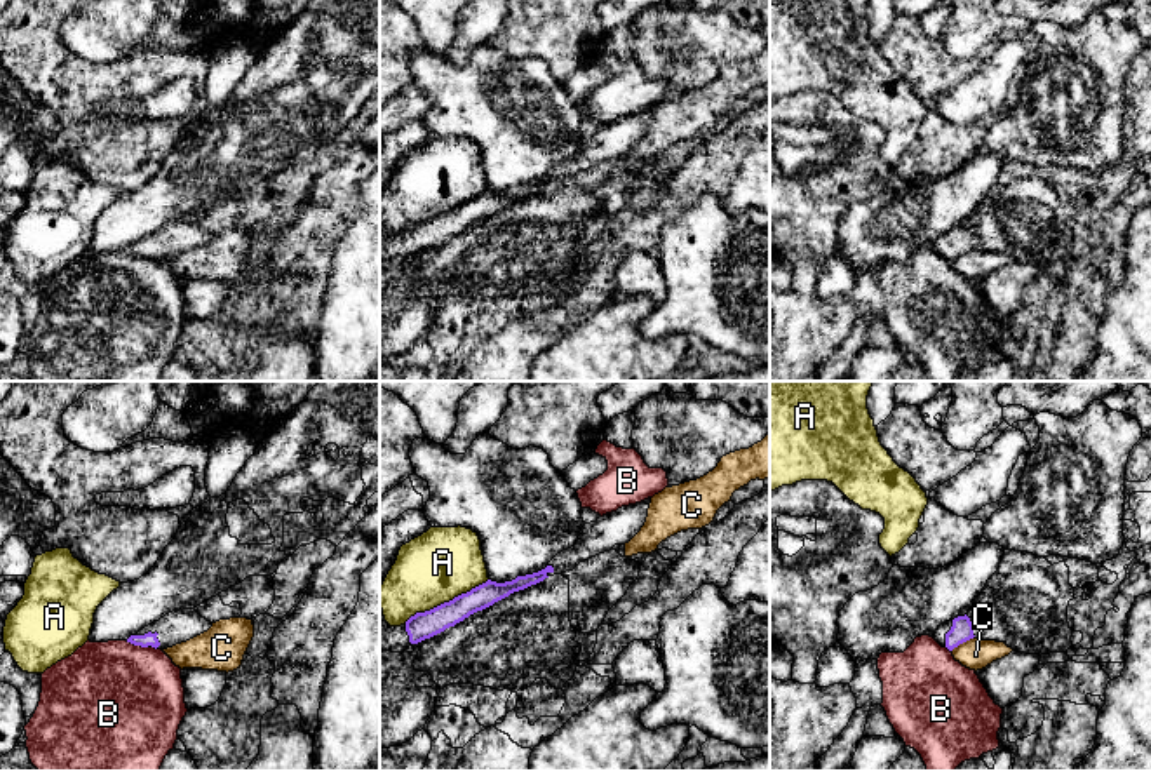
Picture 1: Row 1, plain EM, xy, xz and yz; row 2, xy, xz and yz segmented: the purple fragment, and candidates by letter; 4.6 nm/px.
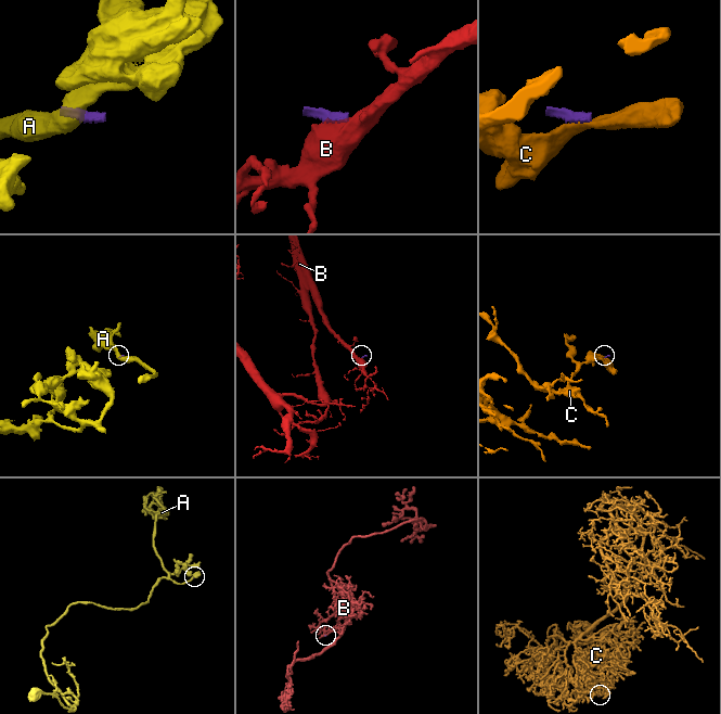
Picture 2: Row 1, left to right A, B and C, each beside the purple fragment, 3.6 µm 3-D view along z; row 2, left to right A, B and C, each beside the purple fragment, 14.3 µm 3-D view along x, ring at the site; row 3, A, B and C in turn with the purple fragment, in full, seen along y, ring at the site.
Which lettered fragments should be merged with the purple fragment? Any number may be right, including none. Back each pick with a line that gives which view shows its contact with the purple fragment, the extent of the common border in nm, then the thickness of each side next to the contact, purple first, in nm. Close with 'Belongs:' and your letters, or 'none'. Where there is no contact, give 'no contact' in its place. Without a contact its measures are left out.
Belongs: none

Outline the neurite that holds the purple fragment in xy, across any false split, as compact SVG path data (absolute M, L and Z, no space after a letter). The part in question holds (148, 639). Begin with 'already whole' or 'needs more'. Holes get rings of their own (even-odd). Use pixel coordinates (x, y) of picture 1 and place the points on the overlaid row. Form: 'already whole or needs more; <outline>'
needs more; M195 609L172 611L131 635L127 642L141 647L167 649L207 632L211 627L212 623Z

